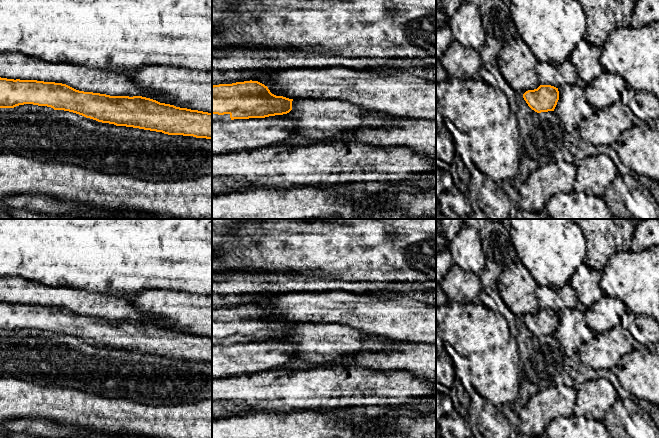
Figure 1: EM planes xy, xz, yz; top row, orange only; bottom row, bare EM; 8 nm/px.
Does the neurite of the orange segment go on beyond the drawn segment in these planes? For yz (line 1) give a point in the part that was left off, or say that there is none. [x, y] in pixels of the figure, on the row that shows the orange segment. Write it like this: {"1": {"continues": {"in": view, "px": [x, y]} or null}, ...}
{"1": {"continues": null}}

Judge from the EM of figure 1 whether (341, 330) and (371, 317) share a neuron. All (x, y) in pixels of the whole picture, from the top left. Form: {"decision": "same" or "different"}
{"decision": "different"}

